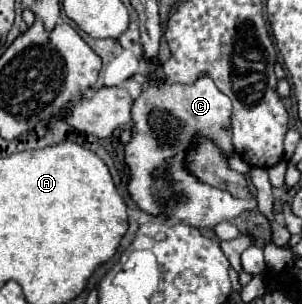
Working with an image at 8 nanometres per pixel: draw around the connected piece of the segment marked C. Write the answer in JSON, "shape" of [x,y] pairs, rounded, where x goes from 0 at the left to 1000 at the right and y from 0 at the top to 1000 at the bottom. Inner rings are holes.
{"shape":[[[672,247],[639,280],[579,280],[553,266],[507,266],[480,286],[440,339],[440,457],[414,477],[414,536],[434,556],[427,635],[434,655],[493,707],[553,701],[573,720],[626,727],[639,747],[699,753],[732,727],[765,727],[805,694],[844,688],[844,655],[778,655],[752,628],[659,602],[606,549],[613,490],[646,444],[699,457],[732,497],[772,503],[758,378],[765,326],[738,313],[699,260]]]}

